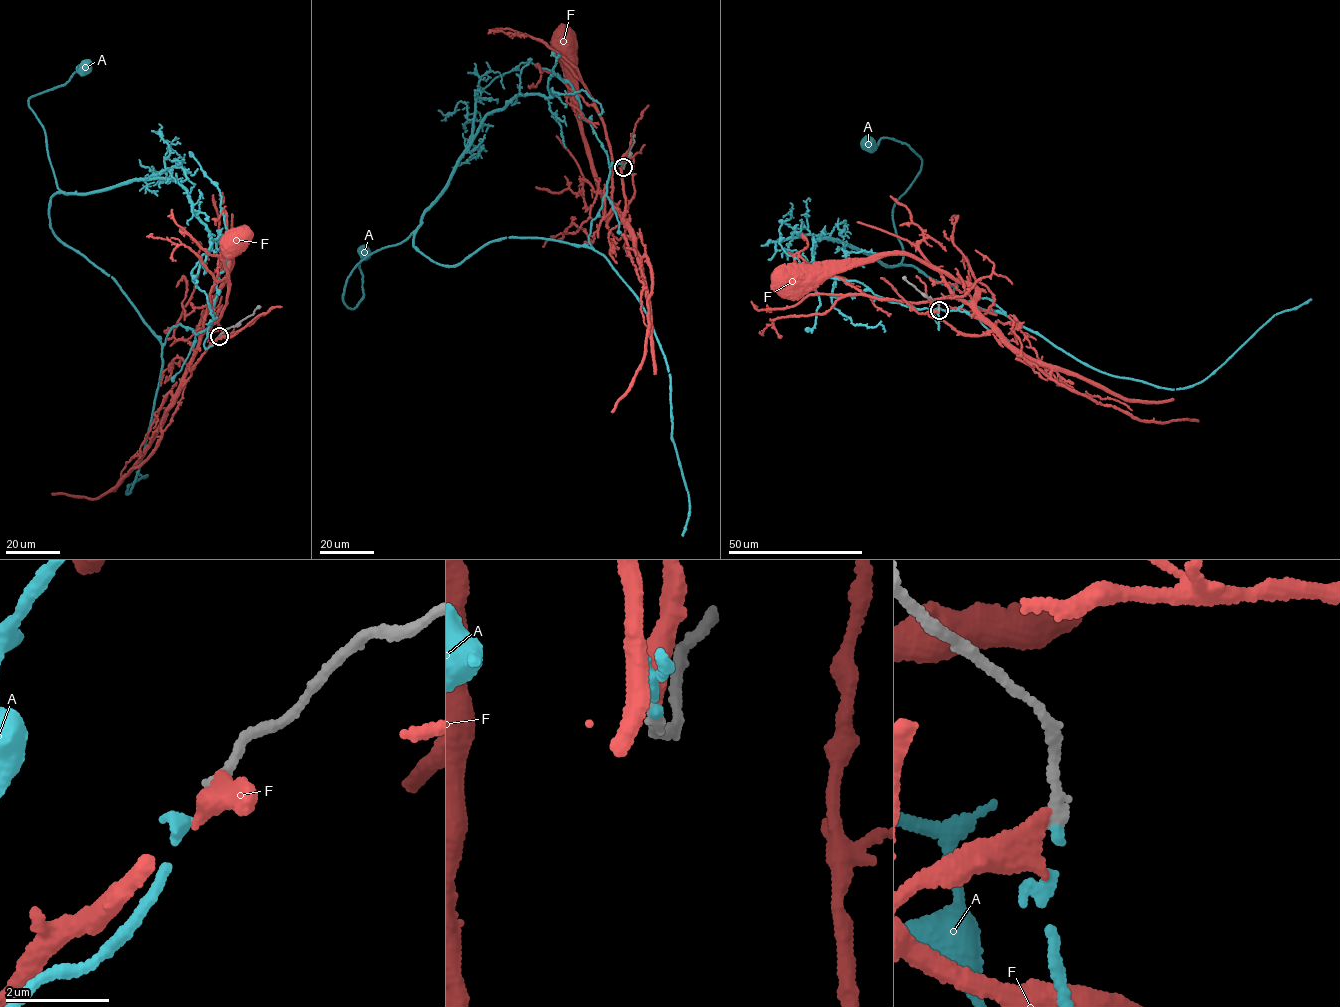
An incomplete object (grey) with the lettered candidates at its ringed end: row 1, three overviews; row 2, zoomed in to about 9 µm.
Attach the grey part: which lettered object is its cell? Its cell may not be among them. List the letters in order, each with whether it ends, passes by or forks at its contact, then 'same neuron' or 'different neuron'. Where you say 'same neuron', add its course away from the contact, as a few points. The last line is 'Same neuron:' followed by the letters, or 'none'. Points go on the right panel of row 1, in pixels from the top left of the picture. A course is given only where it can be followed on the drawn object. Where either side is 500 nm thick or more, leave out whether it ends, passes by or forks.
A: it ends; same neuron
F: it ends; different neuron
Same neuron: A

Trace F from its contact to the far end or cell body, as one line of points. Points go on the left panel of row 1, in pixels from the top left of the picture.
F: (219, 335), (191, 370), (188, 367), (198, 344), (199, 323), (232, 269), (237, 244), (234, 240), (237, 242)

